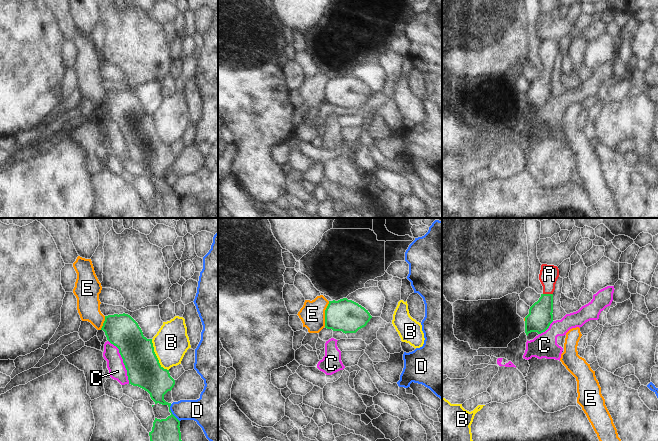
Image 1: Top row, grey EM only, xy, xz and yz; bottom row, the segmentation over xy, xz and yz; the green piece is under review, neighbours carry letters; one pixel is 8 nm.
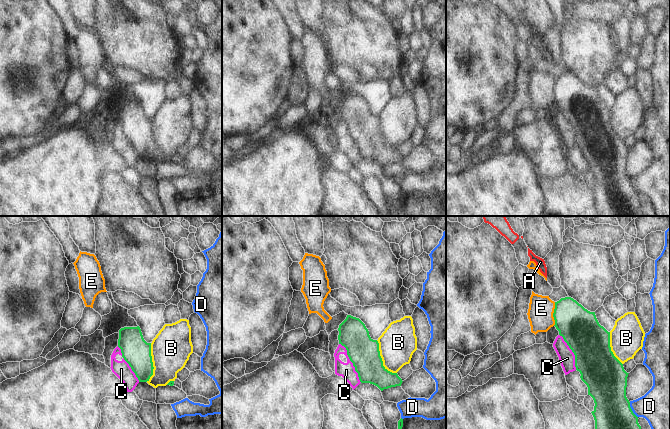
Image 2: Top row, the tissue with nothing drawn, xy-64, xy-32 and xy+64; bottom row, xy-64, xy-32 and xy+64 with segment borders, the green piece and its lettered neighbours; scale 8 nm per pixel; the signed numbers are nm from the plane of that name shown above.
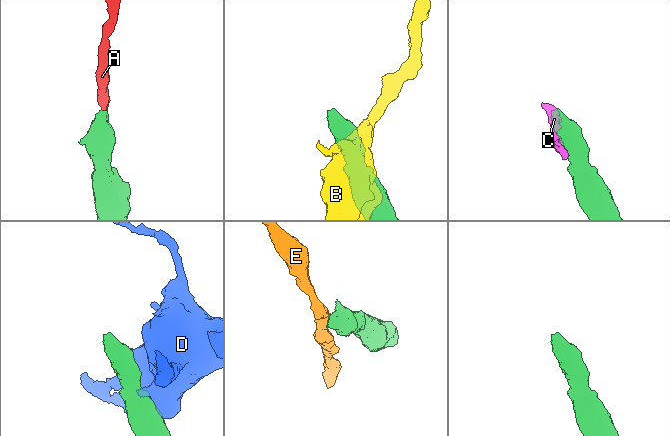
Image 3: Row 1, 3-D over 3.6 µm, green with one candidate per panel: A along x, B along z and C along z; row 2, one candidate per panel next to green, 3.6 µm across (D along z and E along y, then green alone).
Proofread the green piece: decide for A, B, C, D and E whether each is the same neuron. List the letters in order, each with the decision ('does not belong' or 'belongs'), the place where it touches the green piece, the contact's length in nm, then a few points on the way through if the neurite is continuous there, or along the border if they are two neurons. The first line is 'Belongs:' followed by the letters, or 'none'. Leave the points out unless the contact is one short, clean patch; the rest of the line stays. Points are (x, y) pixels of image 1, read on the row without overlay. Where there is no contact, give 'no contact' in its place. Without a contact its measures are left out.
Belongs: A
A: belongs | yz (548, 70) | 80 nm | across yz (540, 92), (548, 70), (549, 50)
B: does not belong | xy (156, 132) | 300 nm
C: does not belong | xy (123, 137) | 400 nm
D: does not belong | xy (171, 189) | 160 nm
E: does not belong | xz (325, 90) | 220 nm | along xz (329, 77), (325, 86), (324, 102)

